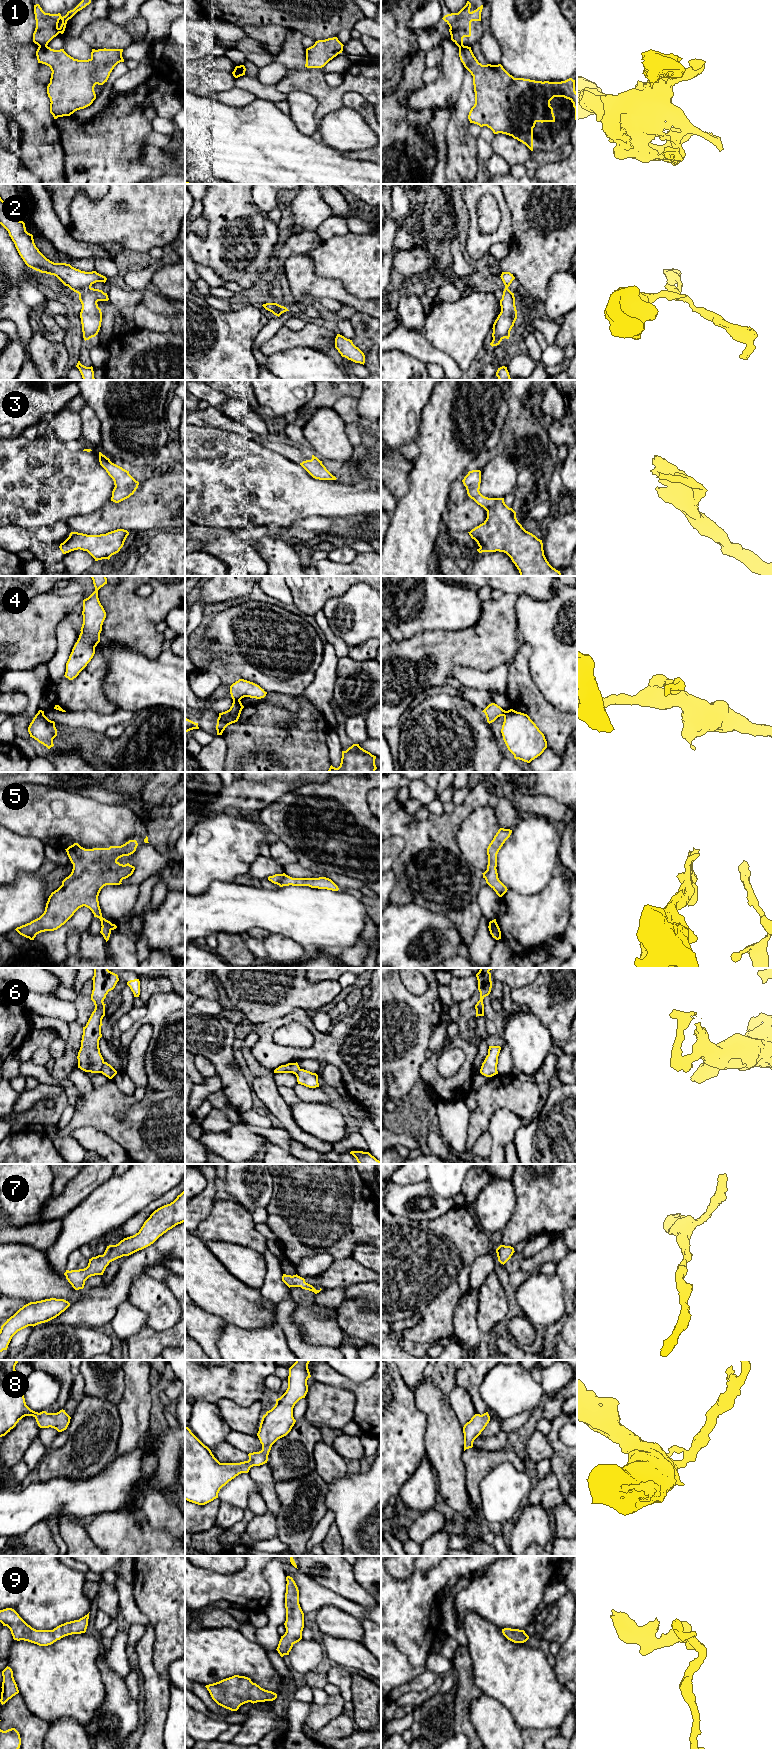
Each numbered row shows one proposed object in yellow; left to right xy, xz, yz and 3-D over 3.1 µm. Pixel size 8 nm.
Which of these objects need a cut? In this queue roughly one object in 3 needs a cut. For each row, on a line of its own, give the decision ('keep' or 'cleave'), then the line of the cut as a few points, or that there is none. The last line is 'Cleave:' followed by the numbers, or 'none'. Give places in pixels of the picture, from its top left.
1: cleave; cut xy (46, 45), (39, 47)
2: cleave; cut xy (91, 288), (78, 293)
3: keep; cut none
4: cleave; cut xz (233, 699), (239, 700)
5: keep; cut none
6: cleave; cut xy (104, 1062), (100, 1072)
7: keep; cut none
8: keep; cut none
9: keep; cut none
Cleave: 1, 2, 4, 6

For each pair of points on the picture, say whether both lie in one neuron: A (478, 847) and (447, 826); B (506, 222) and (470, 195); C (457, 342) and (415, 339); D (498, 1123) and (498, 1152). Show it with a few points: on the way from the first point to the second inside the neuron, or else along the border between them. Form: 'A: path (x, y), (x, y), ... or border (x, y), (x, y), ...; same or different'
A: border (470, 812), (461, 823), (456, 837), (462, 855); different
B: path (491, 237), (480, 237), (473, 230), (472, 213); same
C: border (423, 333), (425, 338), (434, 347), (446, 353); different
D: path (498, 1130), (498, 1145); same

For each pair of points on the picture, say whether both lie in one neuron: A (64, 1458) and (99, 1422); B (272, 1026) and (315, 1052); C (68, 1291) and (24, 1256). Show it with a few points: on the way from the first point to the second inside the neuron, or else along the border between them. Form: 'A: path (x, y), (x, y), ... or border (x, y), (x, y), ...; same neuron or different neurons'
A: path (73, 1449), (91, 1431); same neuron
B: path (269, 1041), (280, 1053), (300, 1053); same neuron
C: path (57, 1286), (53, 1285), (35, 1267); same neuron

